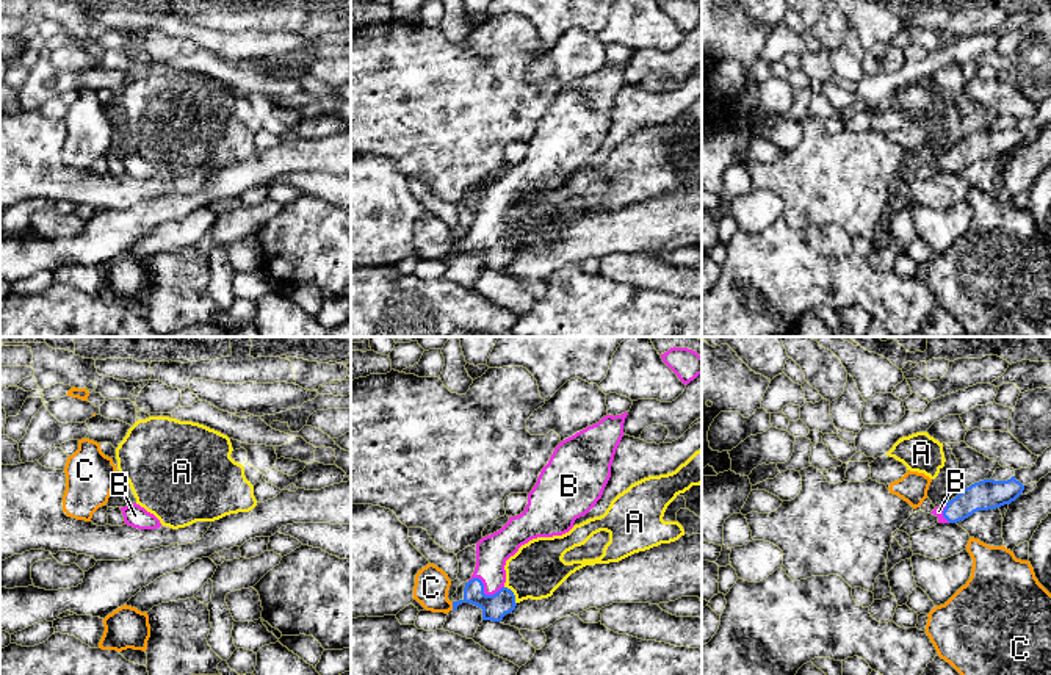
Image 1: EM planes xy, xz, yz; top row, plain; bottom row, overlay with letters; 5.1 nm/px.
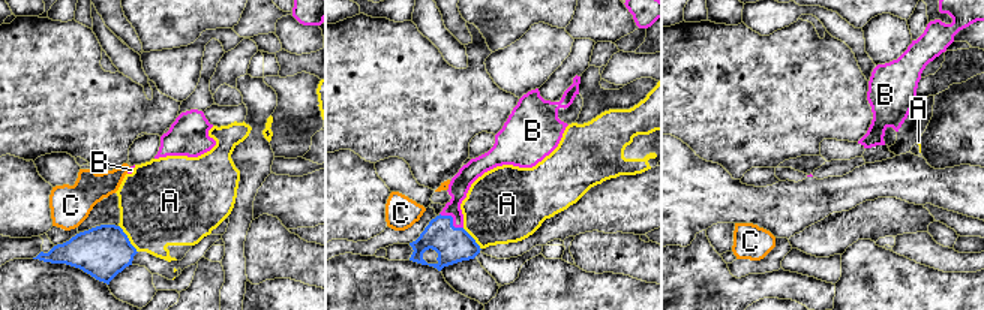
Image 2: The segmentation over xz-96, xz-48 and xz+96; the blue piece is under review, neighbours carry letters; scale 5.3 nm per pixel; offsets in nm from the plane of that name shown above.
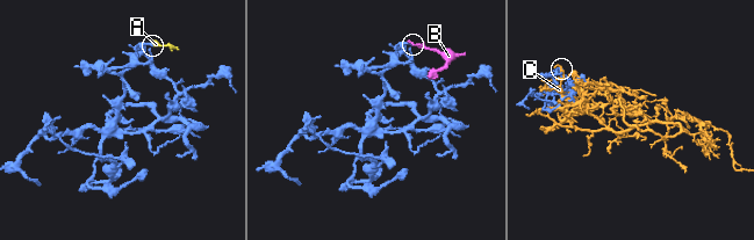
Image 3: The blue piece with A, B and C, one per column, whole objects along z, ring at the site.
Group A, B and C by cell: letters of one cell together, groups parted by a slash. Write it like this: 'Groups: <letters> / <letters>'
Groups: A / B / C

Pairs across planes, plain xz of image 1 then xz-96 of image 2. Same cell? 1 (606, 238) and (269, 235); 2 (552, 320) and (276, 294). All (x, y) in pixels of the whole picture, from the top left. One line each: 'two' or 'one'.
1: two
2: one

